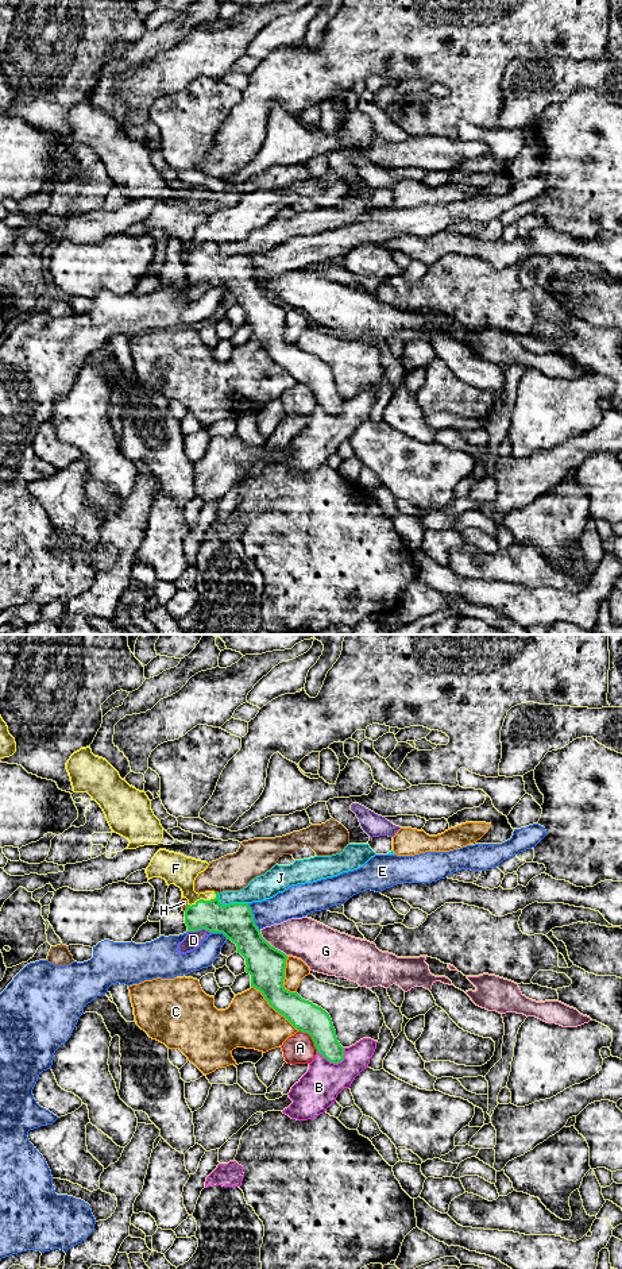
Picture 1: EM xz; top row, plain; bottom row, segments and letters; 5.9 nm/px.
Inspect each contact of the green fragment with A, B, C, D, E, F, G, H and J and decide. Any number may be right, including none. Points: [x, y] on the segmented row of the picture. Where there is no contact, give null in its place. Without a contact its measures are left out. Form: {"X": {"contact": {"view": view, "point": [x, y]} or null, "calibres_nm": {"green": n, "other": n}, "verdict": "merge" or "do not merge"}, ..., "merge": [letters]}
{"A": {"contact": {"view": "xz", "point": [312, 1038]}, "calibres_nm": {"green": 180, "other": 180}, "verdict": "do not merge"}, "B": {"contact": {"view": "xz", "point": [331, 1061]}, "calibres_nm": {"green": 170, "other": 240}, "verdict": "do not merge"}, "C": {"contact": {"view": "xz", "point": [274, 1009]}, "calibres_nm": {"green": 200, "other": 320}, "verdict": "do not merge"}, "D": {"contact": {"view": "xz", "point": [200, 929]}, "calibres_nm": {"green": 220, "other": 100}, "verdict": "do not merge"}, "E": {"contact": {"view": "xz", "point": [252, 917]}, "calibres_nm": {"green": 220, "other": 180}, "verdict": "do not merge"}, "F": {"contact": {"view": "xz", "point": [203, 899]}, "calibres_nm": {"green": 220, "other": 190}, "verdict": "merge"}, "G": {"contact": {"view": "xz", "point": [270, 945]}, "calibres_nm": {"green": 220, "other": 240}, "verdict": "do not merge"}, "H": {"contact": {"view": "xz", "point": [217, 893]}, "calibres_nm": {"green": 220, "other": 220}, "verdict": "do not merge"}, "J": {"contact": {"view": "xz", "point": [230, 903]}, "calibres_nm": {"green": 220, "other": 150}, "verdict": "do not merge"}, "merge": ["F"]}

